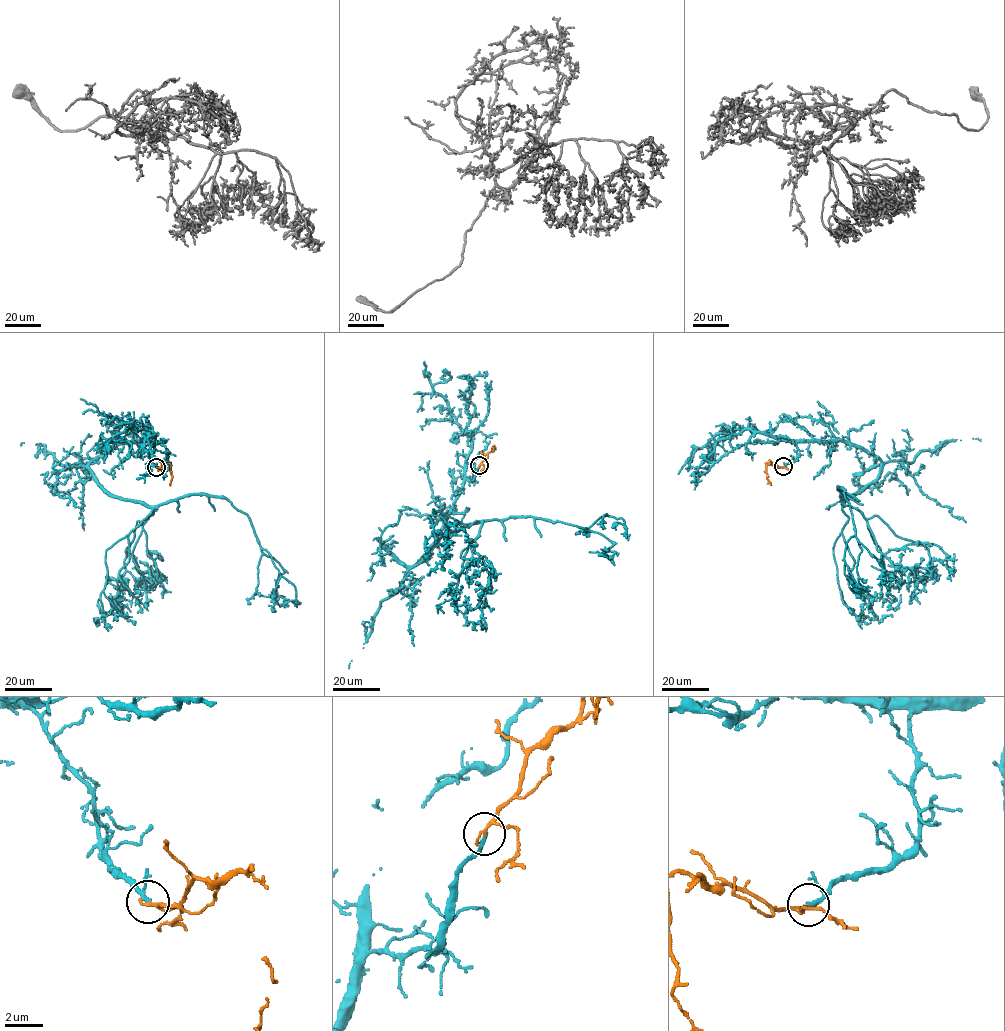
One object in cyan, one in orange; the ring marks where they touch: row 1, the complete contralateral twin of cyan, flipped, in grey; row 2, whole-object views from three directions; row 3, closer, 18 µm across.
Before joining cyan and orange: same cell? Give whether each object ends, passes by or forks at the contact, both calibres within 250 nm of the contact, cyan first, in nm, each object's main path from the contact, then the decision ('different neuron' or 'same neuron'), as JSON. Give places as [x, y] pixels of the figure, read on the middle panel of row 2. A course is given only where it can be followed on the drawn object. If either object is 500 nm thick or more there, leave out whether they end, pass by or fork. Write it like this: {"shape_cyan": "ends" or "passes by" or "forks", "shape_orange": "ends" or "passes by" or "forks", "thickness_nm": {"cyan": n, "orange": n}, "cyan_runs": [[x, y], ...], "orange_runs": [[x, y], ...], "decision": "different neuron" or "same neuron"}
{"shape_cyan": "passes by", "shape_orange": "passes by", "thickness_nm": {"cyan": 130, "orange": 140}, "cyan_runs": [[479, 465], [414, 565], [441, 535], [488, 520], [531, 516], [585, 529], [606, 515], [624, 521], [616, 529]], "orange_runs": [[479, 465], [492, 447], [493, 450]], "decision": "same neuron"}

